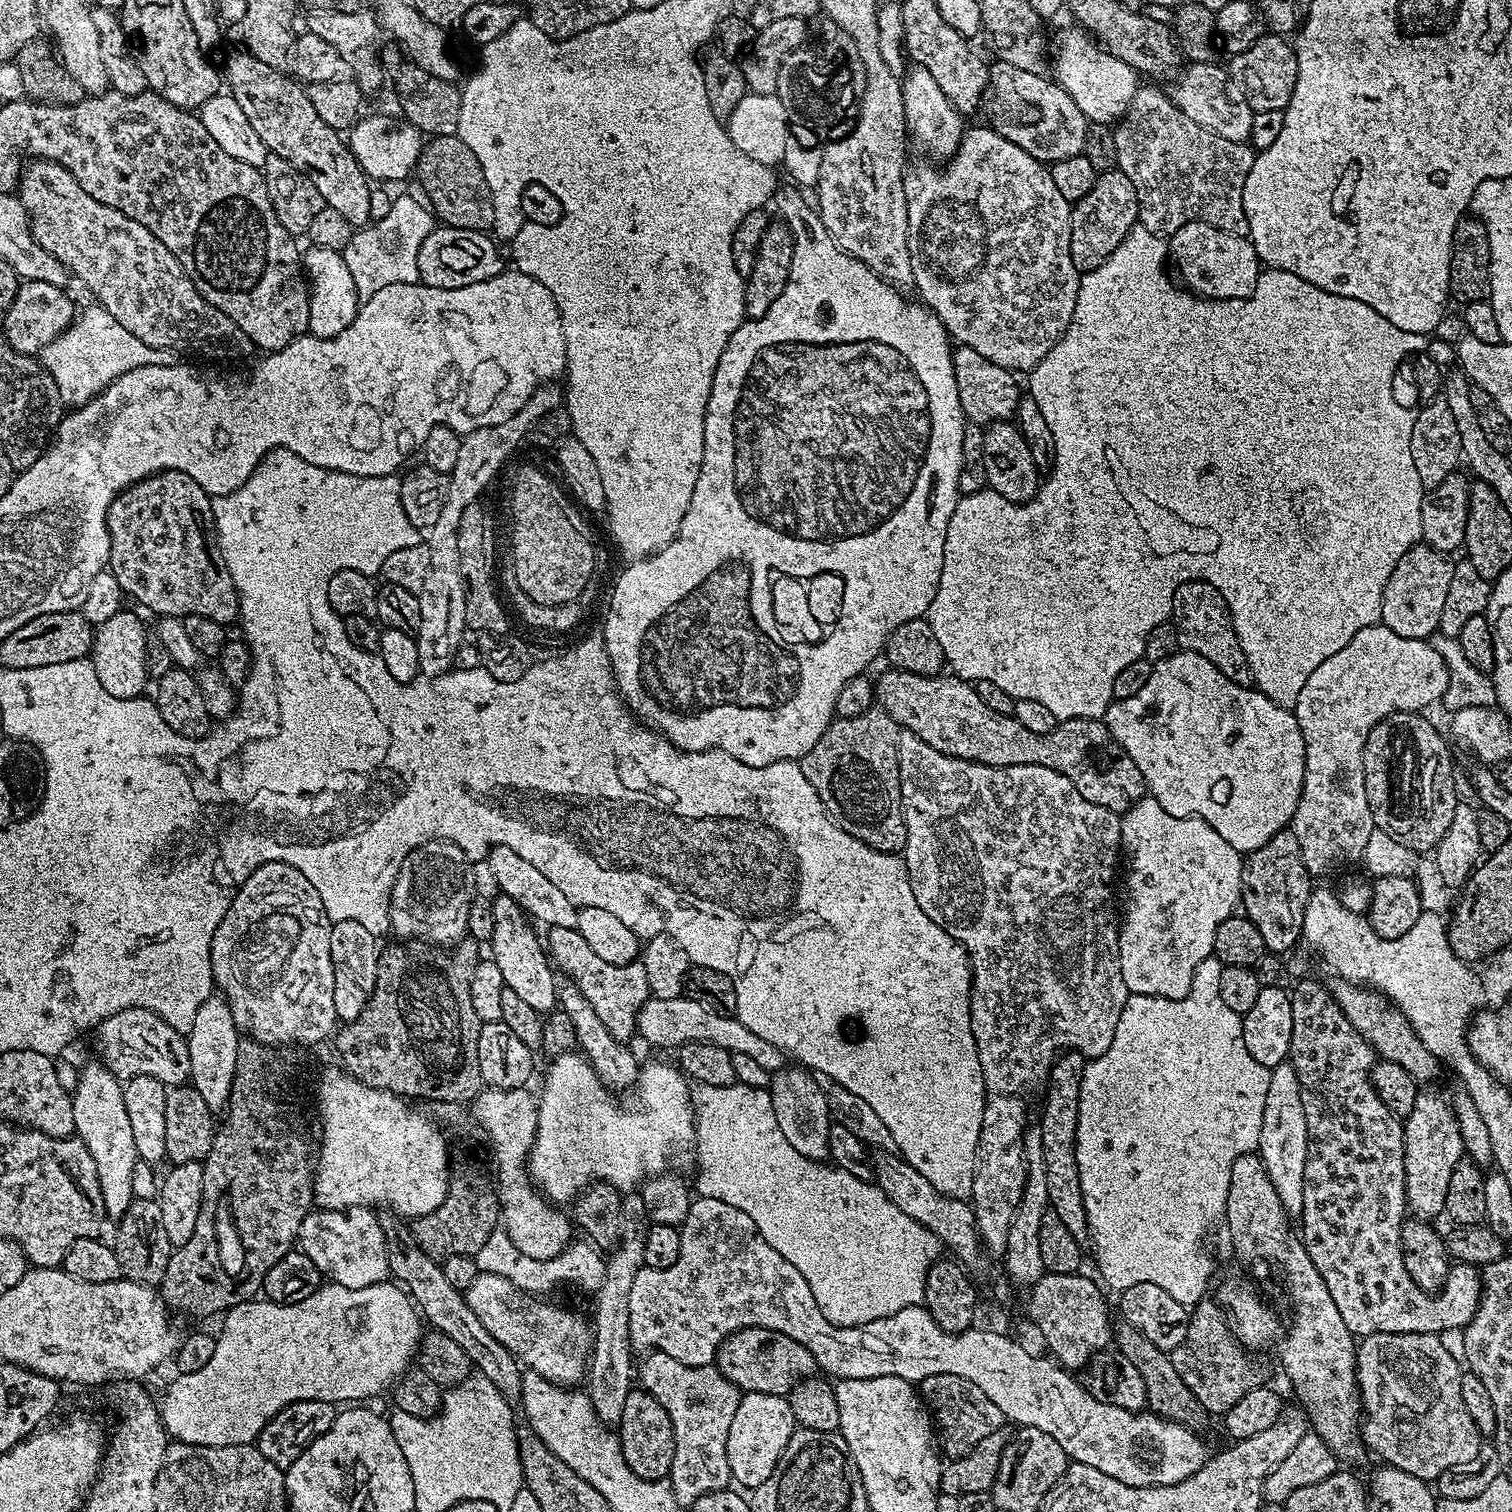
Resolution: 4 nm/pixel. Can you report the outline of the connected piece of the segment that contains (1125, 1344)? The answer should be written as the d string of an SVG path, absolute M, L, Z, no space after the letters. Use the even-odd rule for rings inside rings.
M1120 1322L1114 1328L1114 1344L1119 1355L1130 1358L1130 1363L1138 1369L1138 1374L1146 1382L1146 1394L1148 1395L1148 1408L1155 1415L1162 1416L1166 1420L1172 1420L1175 1424L1183 1424L1184 1427L1193 1430L1200 1430L1207 1420L1210 1420L1209 1413L1194 1398L1190 1386L1182 1382L1178 1370L1174 1370L1174 1362L1171 1355L1162 1351L1150 1338L1146 1338L1134 1326ZM1120 1347L1120 1348L1119 1348Z

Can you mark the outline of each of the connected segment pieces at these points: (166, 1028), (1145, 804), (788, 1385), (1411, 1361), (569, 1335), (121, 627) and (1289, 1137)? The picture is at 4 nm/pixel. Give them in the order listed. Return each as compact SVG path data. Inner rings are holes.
M127 1008L118 1014L110 1014L105 1020L95 1025L96 1052L99 1063L109 1068L116 1079L123 1082L135 1076L149 1076L158 1078L165 1086L180 1086L192 1075L190 1066L190 1054L188 1053L188 1041L185 1033L174 1030L174 1026L167 1024L158 1014L154 1014L145 1008Z
M1145 795L1143 800L1138 801L1134 807L1120 816L1120 843L1126 860L1128 856L1128 897L1122 900L1122 919L1119 921L1122 978L1126 982L1129 993L1137 996L1161 996L1171 1000L1181 1000L1190 990L1196 968L1207 956L1212 955L1214 934L1218 926L1226 917L1233 915L1241 903L1240 889L1244 887L1242 853L1234 850L1234 846L1230 846L1230 842L1226 842L1226 838L1222 838L1222 834L1218 834L1218 830L1214 830L1204 820L1198 820L1195 816L1174 818L1174 814L1166 814L1166 810L1162 810L1160 803L1149 795Z
M743 1328L730 1334L718 1346L714 1366L727 1380L734 1382L741 1393L775 1396L787 1396L795 1384L808 1380L818 1372L814 1354L810 1354L802 1342L794 1342L794 1338L786 1334L765 1328Z
M1431 1331L1376 1332L1359 1341L1356 1349L1356 1381L1360 1387L1362 1423L1360 1435L1365 1449L1381 1456L1390 1468L1406 1470L1414 1478L1435 1482L1446 1470L1461 1468L1479 1454L1482 1437L1474 1418L1462 1403L1462 1364Z
M479 1273L470 1282L468 1288L463 1289L464 1301L478 1314L478 1322L512 1351L521 1365L527 1366L531 1371L538 1373L542 1378L546 1378L551 1384L561 1386L576 1386L585 1379L586 1361L590 1356L590 1324L580 1316L575 1316L572 1312L567 1312L564 1308L555 1308L552 1304L542 1304L541 1299L526 1298L525 1293L519 1287L512 1284L506 1277L499 1277L498 1274Z
M121 610L112 618L106 618L101 624L95 625L92 638L90 659L94 666L94 674L98 674L98 682L102 682L102 690L114 698L137 699L150 677L148 663L148 641L150 632L132 612Z
M1290 1062L1270 1071L1270 1090L1266 1090L1266 1110L1262 1110L1262 1134L1258 1155L1266 1166L1266 1174L1289 1217L1304 1211L1304 1175L1308 1153L1306 1110L1302 1106L1302 1090L1298 1074Z

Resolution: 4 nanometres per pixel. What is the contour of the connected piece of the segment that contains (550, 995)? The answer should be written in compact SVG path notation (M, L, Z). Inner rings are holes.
M500 894L497 900L491 901L494 914L494 930L490 941L490 958L502 970L504 986L514 990L526 1003L534 1006L534 1010L541 1014L549 1013L557 1007L557 973L550 963L550 957L545 945L536 937L533 921L529 919L523 908L514 898Z

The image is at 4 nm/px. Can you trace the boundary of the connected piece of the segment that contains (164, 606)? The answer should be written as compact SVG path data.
M164 470L156 472L153 476L147 476L145 480L139 480L136 484L131 484L129 488L125 488L119 496L114 498L114 502L108 508L108 537L110 538L110 554L108 555L108 568L114 574L114 578L118 578L118 586L124 591L125 597L137 600L144 608L156 612L157 617L161 616L209 616L214 618L214 622L228 626L232 620L235 621L238 616L237 609L220 608L220 583L228 580L228 571L223 560L214 558L216 547L216 523L210 518L210 497L206 490L202 490L202 486L198 486L198 482L194 482L194 478L190 478L190 474L182 474L178 470Z

